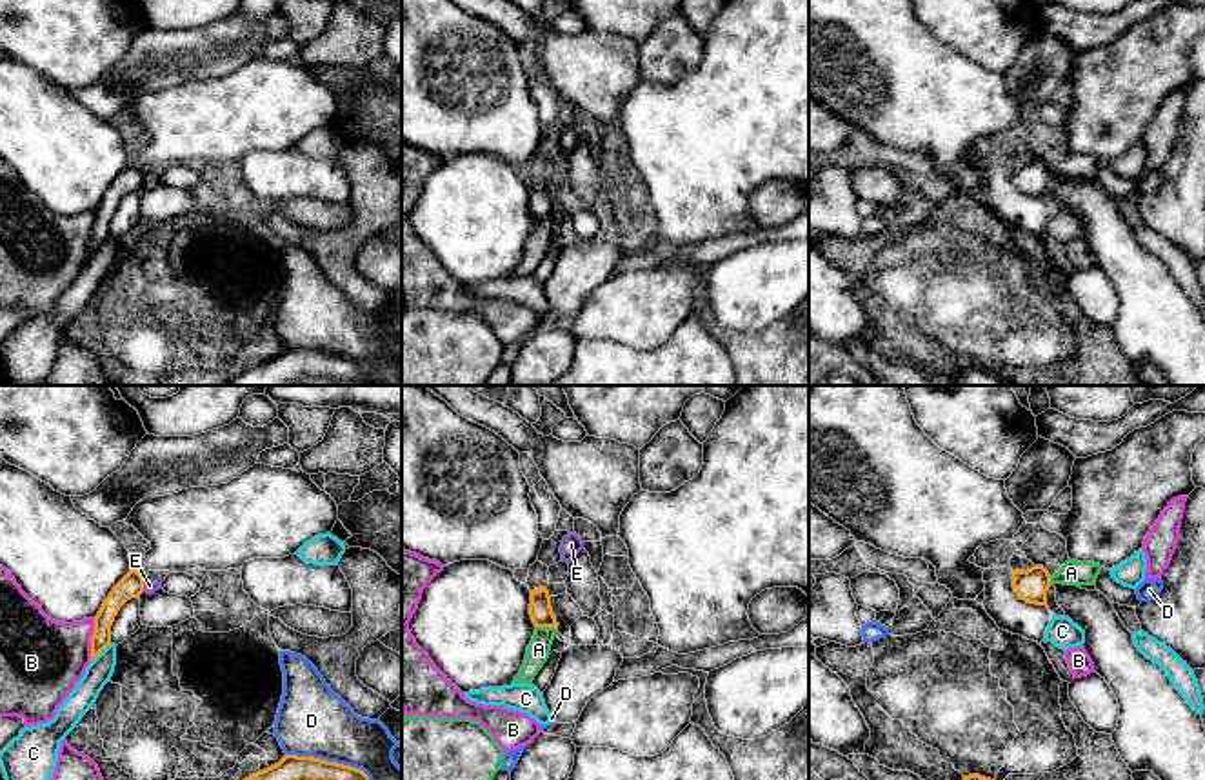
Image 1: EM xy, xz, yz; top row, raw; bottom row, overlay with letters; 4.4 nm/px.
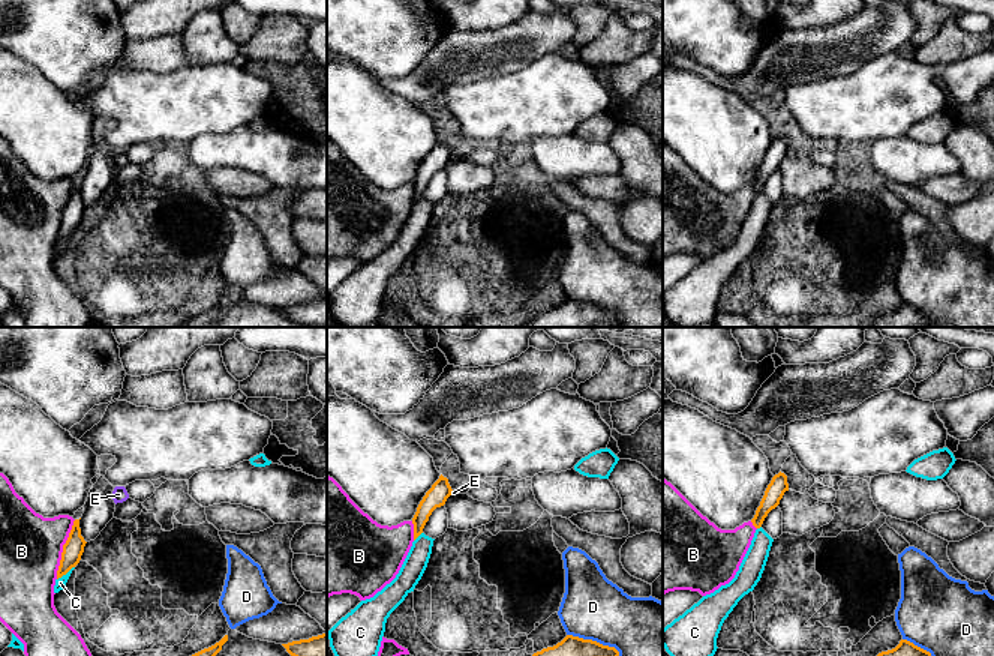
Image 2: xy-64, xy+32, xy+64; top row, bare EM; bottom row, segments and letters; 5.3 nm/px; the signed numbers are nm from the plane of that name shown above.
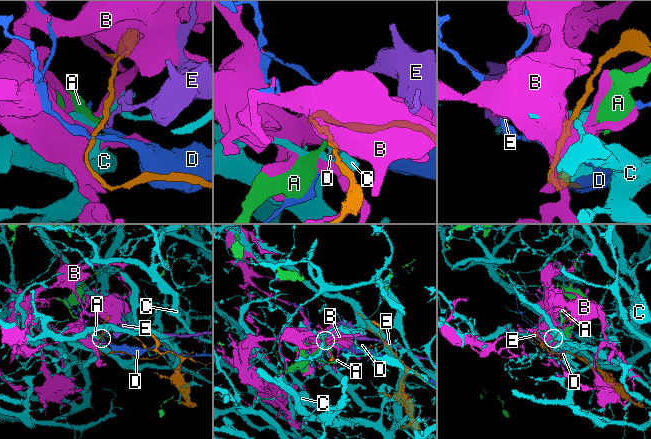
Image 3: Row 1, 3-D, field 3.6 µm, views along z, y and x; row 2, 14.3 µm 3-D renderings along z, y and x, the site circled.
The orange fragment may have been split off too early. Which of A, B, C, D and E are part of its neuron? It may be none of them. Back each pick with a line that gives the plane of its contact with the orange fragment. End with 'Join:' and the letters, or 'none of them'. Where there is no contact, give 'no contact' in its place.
Join: none of them

